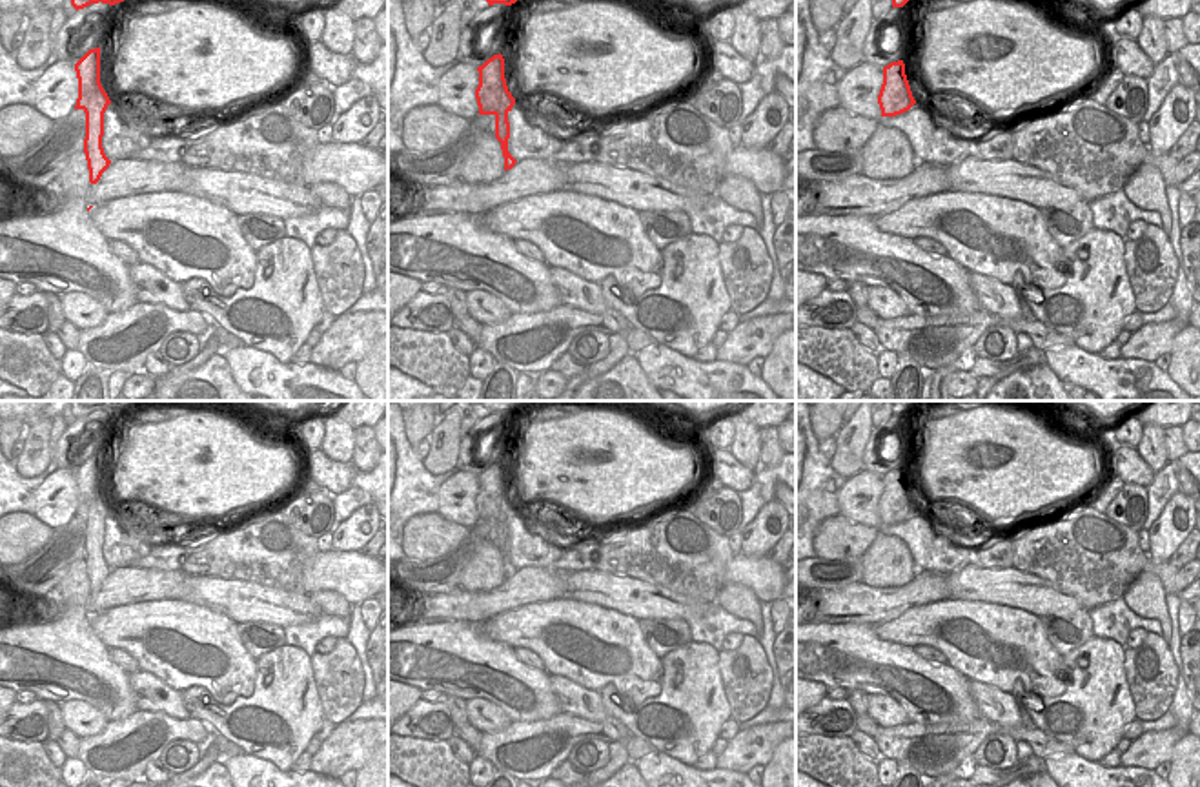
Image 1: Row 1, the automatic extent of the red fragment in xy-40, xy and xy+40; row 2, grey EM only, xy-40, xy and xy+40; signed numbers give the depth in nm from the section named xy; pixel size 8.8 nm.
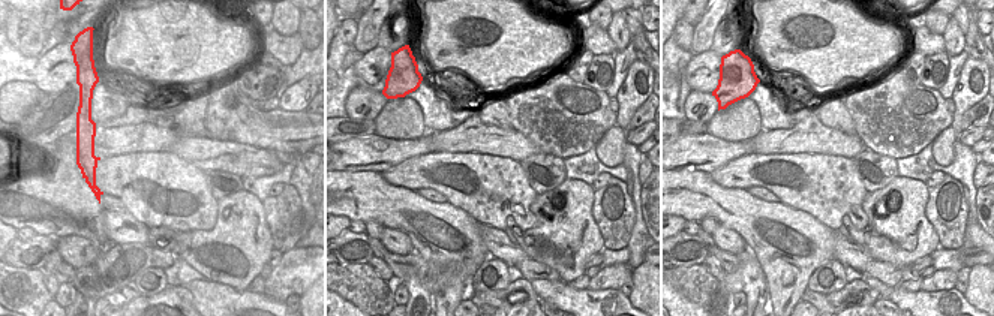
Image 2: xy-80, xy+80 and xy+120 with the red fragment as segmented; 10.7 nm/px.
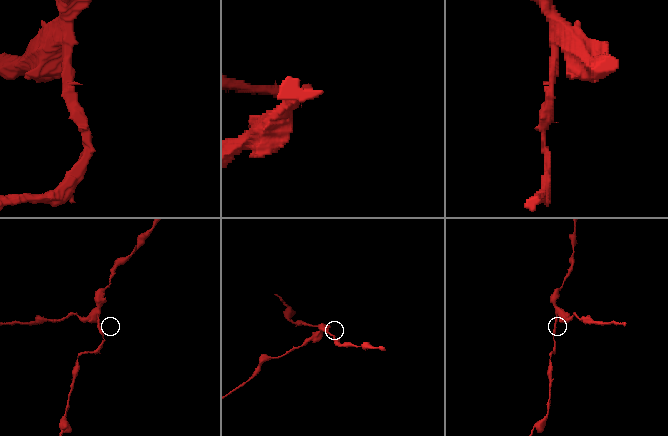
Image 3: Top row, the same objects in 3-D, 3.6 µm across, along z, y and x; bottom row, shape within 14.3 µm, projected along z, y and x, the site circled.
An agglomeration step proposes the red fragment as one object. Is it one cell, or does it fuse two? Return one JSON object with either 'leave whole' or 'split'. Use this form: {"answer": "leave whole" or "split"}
{"answer": "split"}

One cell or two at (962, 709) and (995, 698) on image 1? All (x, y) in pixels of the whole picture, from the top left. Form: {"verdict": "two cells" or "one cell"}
{"verdict": "two cells"}

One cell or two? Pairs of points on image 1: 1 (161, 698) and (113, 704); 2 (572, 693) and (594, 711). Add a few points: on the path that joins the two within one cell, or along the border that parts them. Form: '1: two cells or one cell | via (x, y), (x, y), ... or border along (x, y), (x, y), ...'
1: two cells | border along (128, 674), (137, 709)
2: one cell | via (578, 698), (589, 705)

